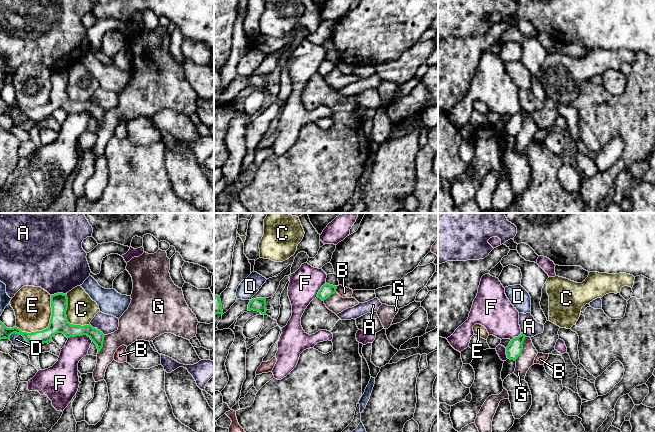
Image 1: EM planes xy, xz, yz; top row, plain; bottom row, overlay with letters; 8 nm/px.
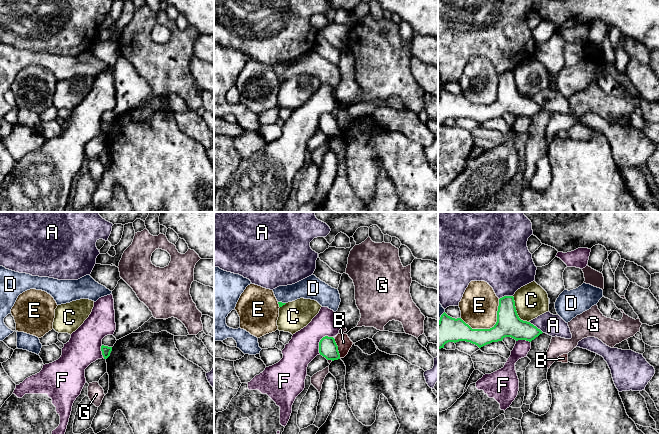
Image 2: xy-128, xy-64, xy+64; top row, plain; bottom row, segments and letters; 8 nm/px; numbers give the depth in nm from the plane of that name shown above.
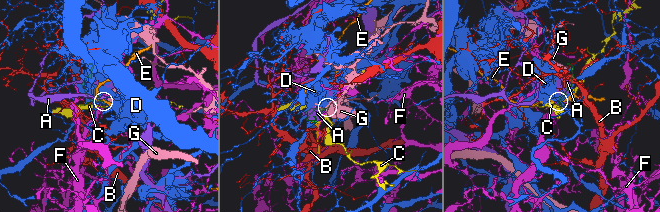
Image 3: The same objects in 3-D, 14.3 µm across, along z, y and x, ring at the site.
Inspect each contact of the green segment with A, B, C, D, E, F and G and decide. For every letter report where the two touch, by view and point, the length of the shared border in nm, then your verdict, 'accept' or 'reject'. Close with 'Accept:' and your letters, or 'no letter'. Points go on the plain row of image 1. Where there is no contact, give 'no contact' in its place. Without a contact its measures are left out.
A: meets green in xy at (58, 69); contact 120 nm long; reject
B: meets green in xz at (336, 64); contact 50 nm long; reject
C: meets green in xy at (66, 94); contact 300 nm long; reject
D: meets green in xy at (19, 110); contact 170 nm long; reject
E: meets green in xy at (46, 104); contact 380 nm long; reject
F: meets green in xy at (80, 111); contact 200 nm long; reject
G: meets green in yz at (522, 124); contact 220 nm long; reject
Accept: no letter

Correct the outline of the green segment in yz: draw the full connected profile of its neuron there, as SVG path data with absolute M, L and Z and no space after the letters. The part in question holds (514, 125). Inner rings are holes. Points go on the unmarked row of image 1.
M521 109L518 113L515 113L510 117L509 121L506 123L506 131L508 135L516 137L521 131L525 113L525 110Z

